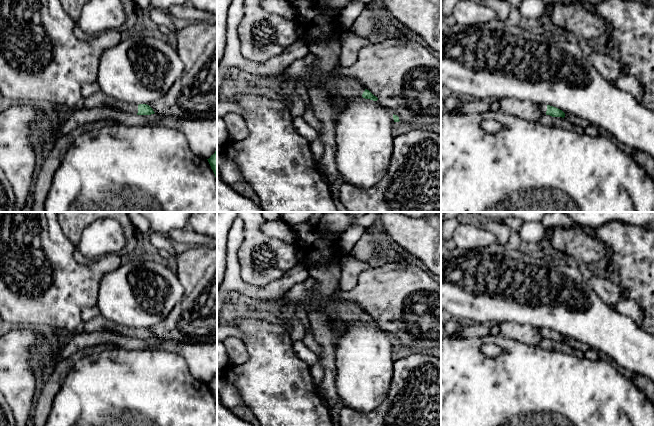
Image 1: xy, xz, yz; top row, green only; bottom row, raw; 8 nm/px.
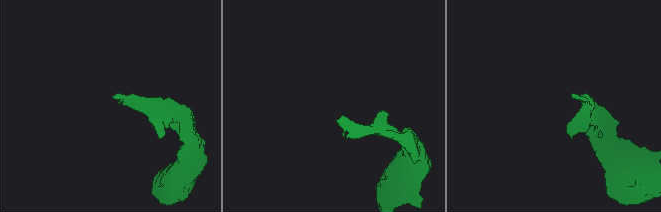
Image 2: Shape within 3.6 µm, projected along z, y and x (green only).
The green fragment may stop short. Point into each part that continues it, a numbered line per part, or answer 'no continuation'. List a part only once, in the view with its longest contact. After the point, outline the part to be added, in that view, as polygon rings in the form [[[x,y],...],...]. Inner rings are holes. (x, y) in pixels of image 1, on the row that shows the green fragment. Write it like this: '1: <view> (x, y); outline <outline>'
1: xy (99, 99); outline [[[102,90],[92,94],[84,100],[85,108],[92,109],[94,107],[110,107],[122,112],[128,112],[137,115],[138,105],[119,101],[115,98],[107,96]]]

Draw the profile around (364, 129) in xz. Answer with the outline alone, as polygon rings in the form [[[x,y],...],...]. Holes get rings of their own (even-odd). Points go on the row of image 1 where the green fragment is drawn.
[[[362,96],[348,100],[344,110],[335,118],[336,166],[345,183],[367,190],[385,176],[393,152],[394,123],[392,112],[379,100]]]

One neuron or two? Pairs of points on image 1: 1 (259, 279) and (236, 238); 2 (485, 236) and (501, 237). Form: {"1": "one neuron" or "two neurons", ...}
{"1": "two neurons", "2": "two neurons"}

